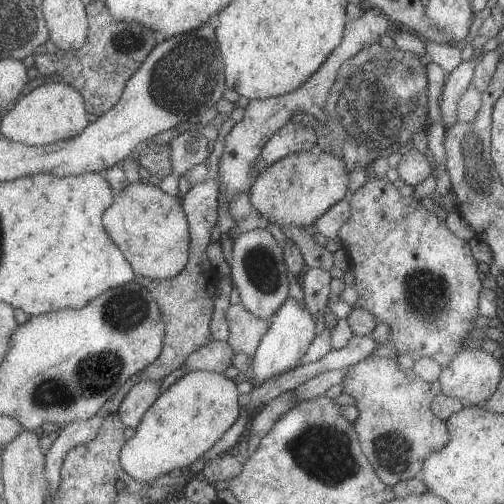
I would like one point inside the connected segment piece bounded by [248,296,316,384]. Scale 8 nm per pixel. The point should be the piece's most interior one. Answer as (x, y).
(292, 330)

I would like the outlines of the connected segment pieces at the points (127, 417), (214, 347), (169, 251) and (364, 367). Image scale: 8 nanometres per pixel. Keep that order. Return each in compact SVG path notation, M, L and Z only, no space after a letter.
M140 381L132 386L118 410L126 427L139 426L148 408L160 396L160 385L158 381Z
M212 340L206 346L199 348L186 359L182 367L187 367L190 371L210 371L215 373L225 373L229 366L232 366L232 357L237 354L228 341L220 342Z
M152 181L130 183L104 211L103 224L136 274L140 272L144 278L174 278L189 264L191 236L181 196L164 192Z
M387 357L366 358L350 367L342 382L343 391L356 399L360 415L353 422L360 444L370 464L376 468L380 480L393 487L396 482L407 481L419 477L423 472L425 460L450 440L447 422L437 417L431 409L433 394L431 384L422 380L412 369L404 370L397 359Z

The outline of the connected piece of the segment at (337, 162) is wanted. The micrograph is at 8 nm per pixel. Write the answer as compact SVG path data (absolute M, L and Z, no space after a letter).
M325 150L292 153L265 166L253 181L250 200L276 232L282 227L310 226L334 204L349 197L349 174L343 160Z

